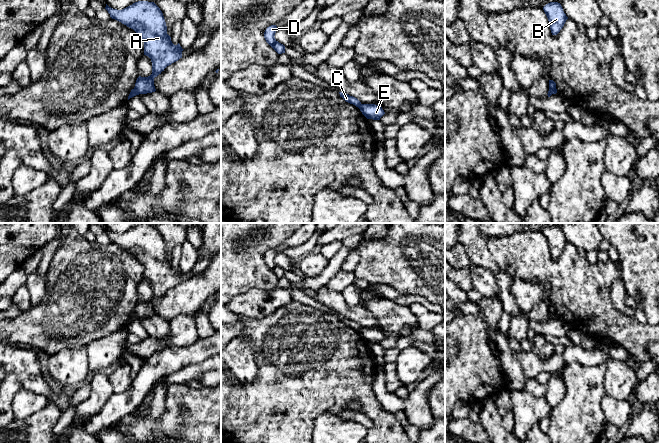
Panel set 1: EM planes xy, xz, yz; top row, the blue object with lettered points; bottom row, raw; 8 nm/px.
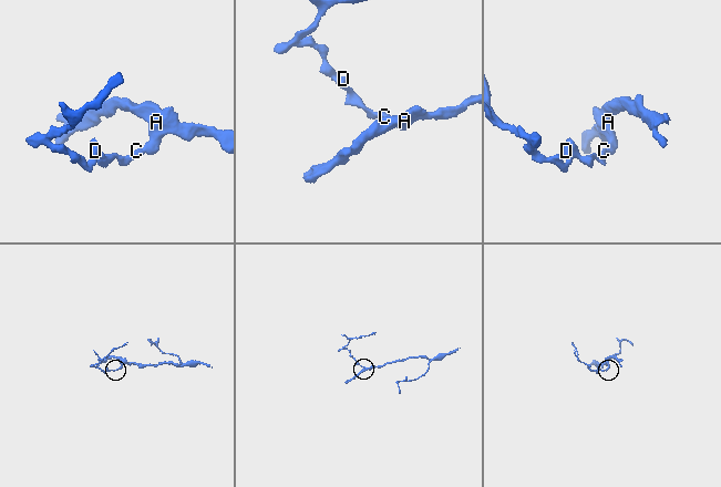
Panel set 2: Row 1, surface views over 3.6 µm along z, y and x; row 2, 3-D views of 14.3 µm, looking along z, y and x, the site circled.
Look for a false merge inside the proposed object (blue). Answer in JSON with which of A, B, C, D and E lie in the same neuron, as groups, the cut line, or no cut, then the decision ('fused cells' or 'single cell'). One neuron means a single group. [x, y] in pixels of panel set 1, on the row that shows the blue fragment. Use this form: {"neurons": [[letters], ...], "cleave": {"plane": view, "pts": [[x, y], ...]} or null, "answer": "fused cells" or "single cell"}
{"neurons": [["A", "B", "E"], ["C", "D"]], "cleave": {"plane": "xz", "pts": [[361, 104], [358, 107]]}, "answer": "fused cells"}

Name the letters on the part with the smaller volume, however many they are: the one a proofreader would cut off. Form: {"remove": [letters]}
{"remove": ["C", "D"]}

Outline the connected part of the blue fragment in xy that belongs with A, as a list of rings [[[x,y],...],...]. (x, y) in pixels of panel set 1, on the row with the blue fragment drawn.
[[[148,1],[135,2],[122,10],[106,4],[105,9],[112,19],[133,29],[144,41],[144,55],[151,59],[152,74],[148,77],[139,76],[134,89],[138,95],[155,92],[154,78],[182,58],[184,50],[179,43],[172,43],[162,11],[154,2]]]

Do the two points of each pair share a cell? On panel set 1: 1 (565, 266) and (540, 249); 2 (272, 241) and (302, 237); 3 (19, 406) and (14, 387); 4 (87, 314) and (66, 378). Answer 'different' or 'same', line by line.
1: same
2: different
3: different
4: different

